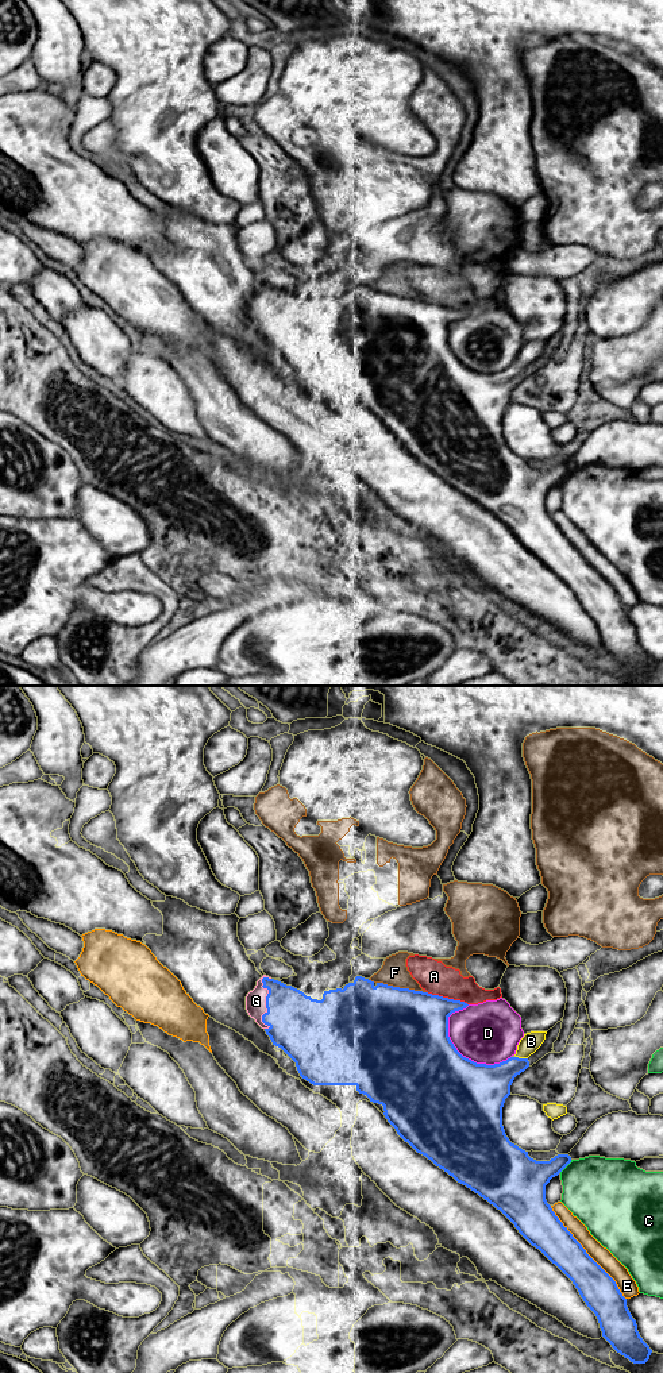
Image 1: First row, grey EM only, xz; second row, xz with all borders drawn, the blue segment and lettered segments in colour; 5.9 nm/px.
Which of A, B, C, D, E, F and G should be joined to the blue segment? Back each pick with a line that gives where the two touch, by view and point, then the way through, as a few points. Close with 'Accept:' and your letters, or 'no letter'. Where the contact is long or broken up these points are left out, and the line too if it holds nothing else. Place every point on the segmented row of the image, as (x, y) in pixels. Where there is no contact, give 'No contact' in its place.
G: Touches blue at xz (266, 1002)
Accept: G

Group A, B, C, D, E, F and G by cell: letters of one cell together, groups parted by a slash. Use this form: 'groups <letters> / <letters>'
groups A F / B / C / D / E / G

